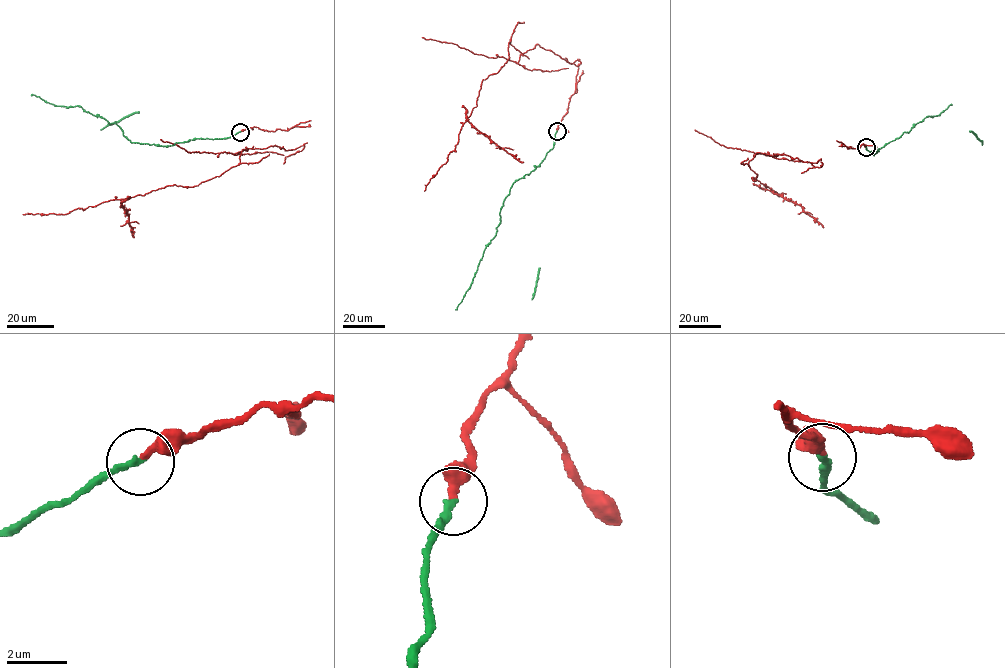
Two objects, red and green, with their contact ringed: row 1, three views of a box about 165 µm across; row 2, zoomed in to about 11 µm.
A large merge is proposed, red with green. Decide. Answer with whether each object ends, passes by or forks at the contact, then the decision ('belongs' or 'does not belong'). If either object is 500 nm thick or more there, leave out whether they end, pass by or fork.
red ends there; green ends there; does not belong

